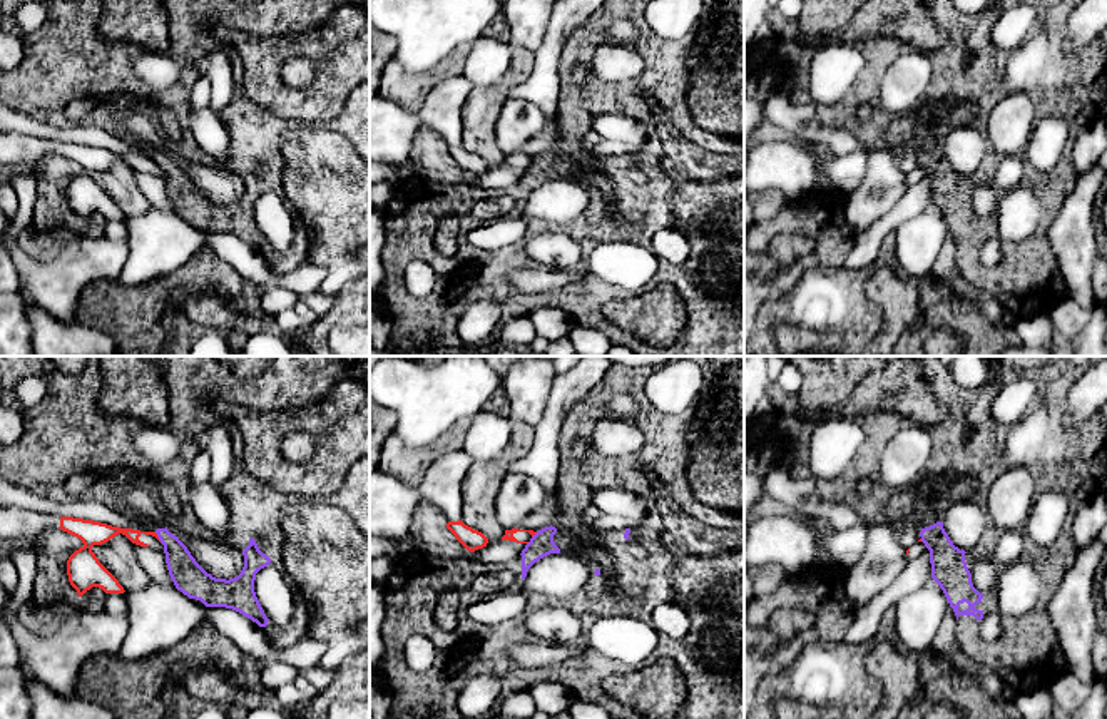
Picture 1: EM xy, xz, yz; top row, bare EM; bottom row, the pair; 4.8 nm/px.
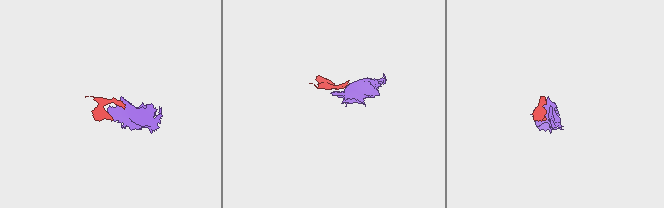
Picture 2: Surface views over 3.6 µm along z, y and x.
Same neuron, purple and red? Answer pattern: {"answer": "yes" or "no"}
{"answer": "no"}

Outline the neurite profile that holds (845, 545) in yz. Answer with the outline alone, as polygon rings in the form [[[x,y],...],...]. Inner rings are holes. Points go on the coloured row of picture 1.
[[[798,517],[809,530],[818,555],[829,555],[836,563],[848,569],[866,550],[868,532],[865,527],[836,528],[819,517]]]

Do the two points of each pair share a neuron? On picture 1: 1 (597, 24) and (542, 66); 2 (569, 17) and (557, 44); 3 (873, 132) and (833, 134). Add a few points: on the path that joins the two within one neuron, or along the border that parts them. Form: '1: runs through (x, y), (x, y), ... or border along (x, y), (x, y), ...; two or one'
1: border along (566, 45), (562, 50); two
2: runs through (562, 24), (557, 37); one
3: border along (816, 116), (848, 129), (868, 147), (885, 147); two

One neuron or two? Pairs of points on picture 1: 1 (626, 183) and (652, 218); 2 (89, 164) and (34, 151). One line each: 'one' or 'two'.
1: one
2: one

